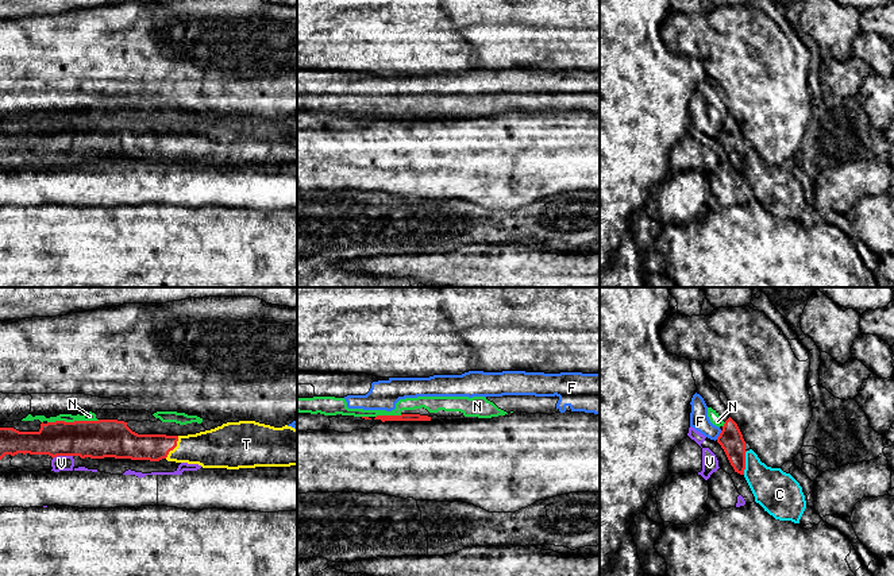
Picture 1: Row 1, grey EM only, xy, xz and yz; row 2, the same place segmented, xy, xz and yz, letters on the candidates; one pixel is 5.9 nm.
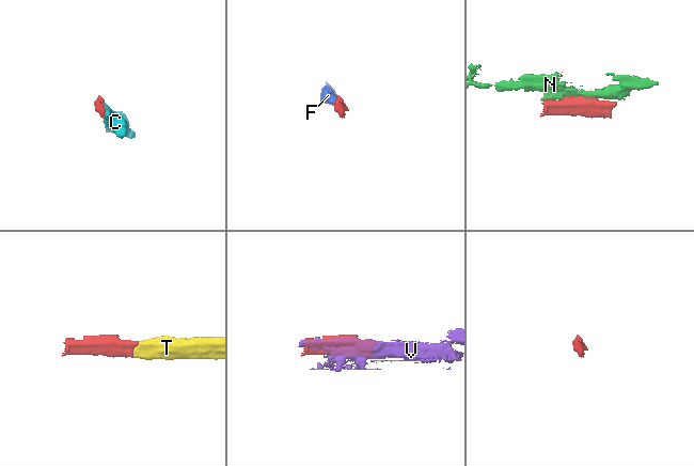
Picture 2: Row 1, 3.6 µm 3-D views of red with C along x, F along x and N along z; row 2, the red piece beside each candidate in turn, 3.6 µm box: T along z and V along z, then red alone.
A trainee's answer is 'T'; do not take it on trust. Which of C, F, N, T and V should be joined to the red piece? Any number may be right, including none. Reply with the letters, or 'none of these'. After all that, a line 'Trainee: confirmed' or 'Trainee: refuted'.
T
Trainee: confirmed

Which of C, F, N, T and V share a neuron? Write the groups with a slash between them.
C / F N / T / V

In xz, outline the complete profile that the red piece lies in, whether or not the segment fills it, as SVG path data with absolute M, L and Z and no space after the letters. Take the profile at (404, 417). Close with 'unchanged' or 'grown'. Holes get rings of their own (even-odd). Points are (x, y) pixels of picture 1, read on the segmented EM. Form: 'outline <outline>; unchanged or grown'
outline M401 414L401 415L377 415L374 420L385 421L431 421L428 415L420 414Z; unchanged

